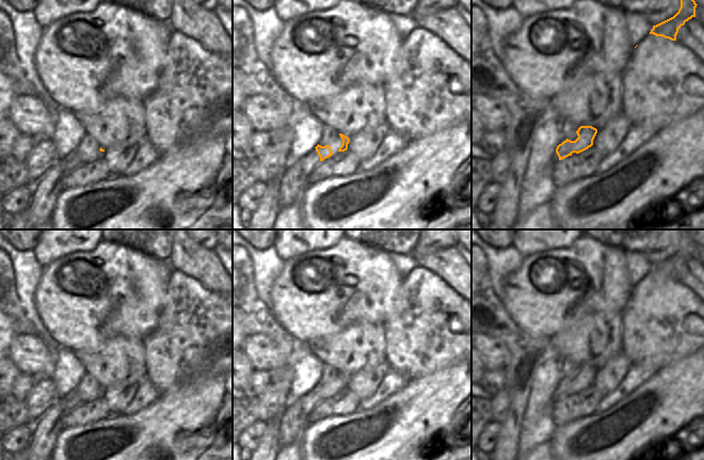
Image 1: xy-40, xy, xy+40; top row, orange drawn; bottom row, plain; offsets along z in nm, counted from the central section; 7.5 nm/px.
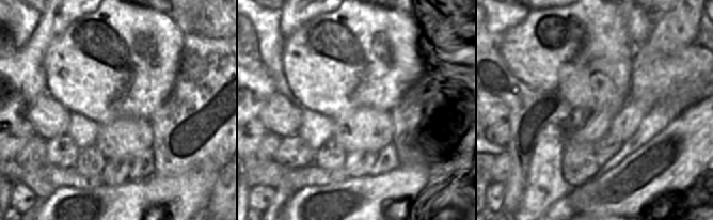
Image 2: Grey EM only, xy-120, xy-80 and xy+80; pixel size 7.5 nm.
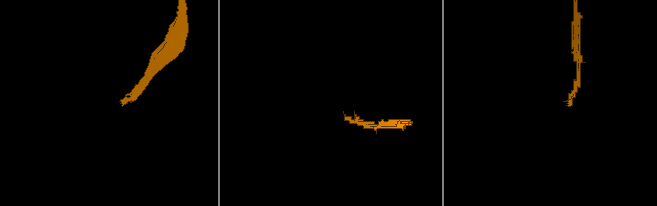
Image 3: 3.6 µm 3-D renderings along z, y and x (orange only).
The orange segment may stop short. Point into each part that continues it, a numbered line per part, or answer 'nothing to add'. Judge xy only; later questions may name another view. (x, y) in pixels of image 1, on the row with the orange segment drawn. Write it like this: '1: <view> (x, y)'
1: xy (293, 180).

